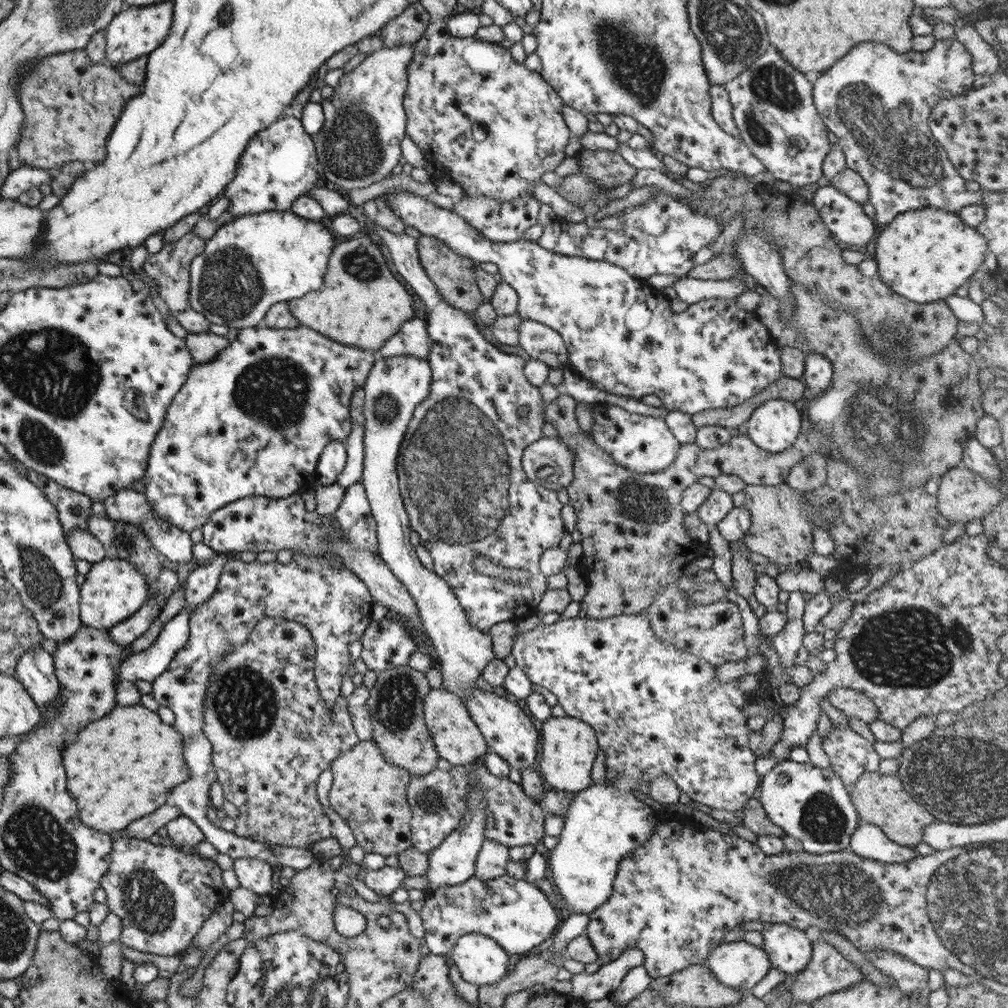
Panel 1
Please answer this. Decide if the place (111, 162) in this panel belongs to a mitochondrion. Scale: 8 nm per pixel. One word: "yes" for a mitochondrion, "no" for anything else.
no

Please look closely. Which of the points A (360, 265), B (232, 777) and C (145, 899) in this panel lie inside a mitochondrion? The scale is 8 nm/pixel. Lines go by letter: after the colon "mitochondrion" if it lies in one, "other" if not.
A: mitochondrion
B: other
C: mitochondrion

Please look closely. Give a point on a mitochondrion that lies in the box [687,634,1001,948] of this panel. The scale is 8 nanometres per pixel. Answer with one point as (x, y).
(842, 895)

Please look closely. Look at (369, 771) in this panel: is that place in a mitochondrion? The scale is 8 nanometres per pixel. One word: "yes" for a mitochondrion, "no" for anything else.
no

